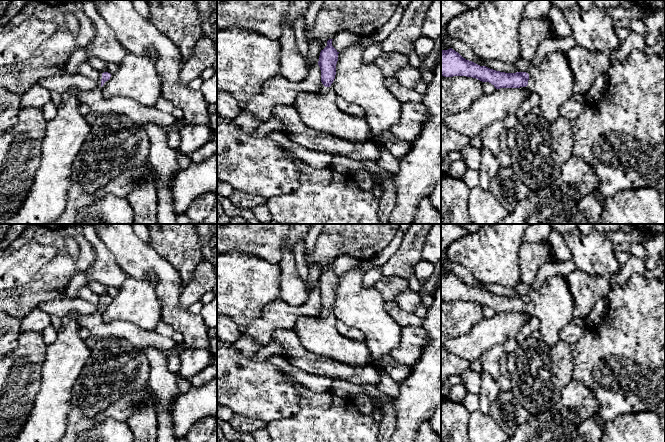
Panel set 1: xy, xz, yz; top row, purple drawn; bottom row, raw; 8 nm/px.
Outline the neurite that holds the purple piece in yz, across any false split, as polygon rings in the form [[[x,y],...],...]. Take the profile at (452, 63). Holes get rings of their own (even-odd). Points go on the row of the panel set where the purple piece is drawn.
[[[450,48],[441,50],[441,76],[472,77],[491,83],[496,89],[528,86],[539,96],[540,115],[547,123],[560,117],[561,106],[574,94],[575,79],[567,55],[562,51],[549,53],[528,73],[505,73],[466,60]]]

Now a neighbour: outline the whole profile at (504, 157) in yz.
[[[503,130],[501,133],[500,152],[497,155],[500,168],[509,167],[511,165],[511,149],[508,144],[508,131]]]

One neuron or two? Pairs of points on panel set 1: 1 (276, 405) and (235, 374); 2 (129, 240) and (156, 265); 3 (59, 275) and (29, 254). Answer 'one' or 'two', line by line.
1: one
2: one
3: two

